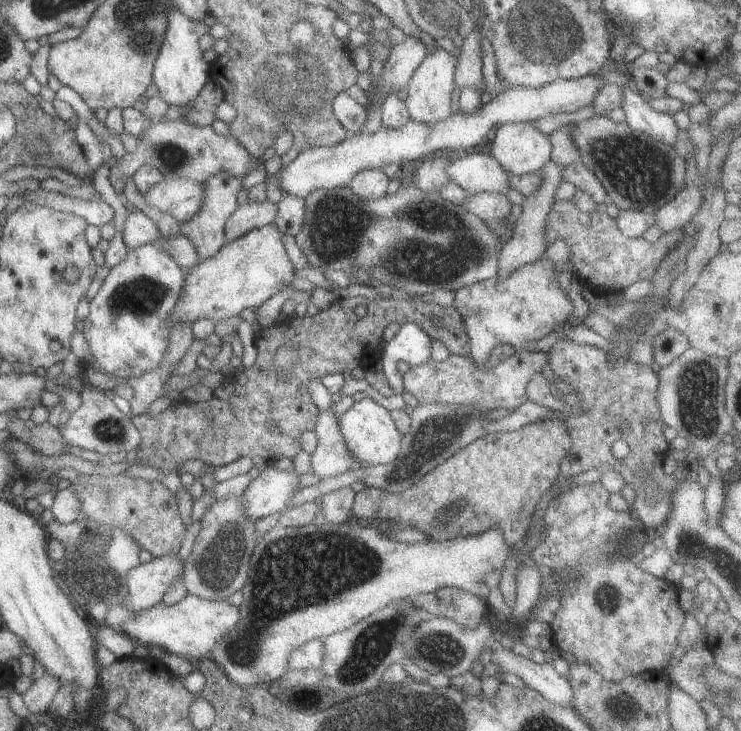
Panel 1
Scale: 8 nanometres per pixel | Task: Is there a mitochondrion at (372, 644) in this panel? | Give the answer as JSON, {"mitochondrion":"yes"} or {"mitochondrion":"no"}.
{"mitochondrion":"yes"}

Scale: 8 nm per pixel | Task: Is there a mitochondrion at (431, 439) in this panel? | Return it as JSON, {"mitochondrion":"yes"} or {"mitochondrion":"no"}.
{"mitochondrion":"yes"}

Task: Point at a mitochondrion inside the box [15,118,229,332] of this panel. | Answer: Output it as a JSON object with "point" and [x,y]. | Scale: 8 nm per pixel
{"point":[141,297]}

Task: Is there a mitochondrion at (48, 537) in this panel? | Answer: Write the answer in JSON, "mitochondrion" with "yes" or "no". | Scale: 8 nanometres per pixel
{"mitochondrion":"no"}

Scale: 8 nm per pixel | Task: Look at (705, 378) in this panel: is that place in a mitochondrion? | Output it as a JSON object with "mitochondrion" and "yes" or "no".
{"mitochondrion":"yes"}

